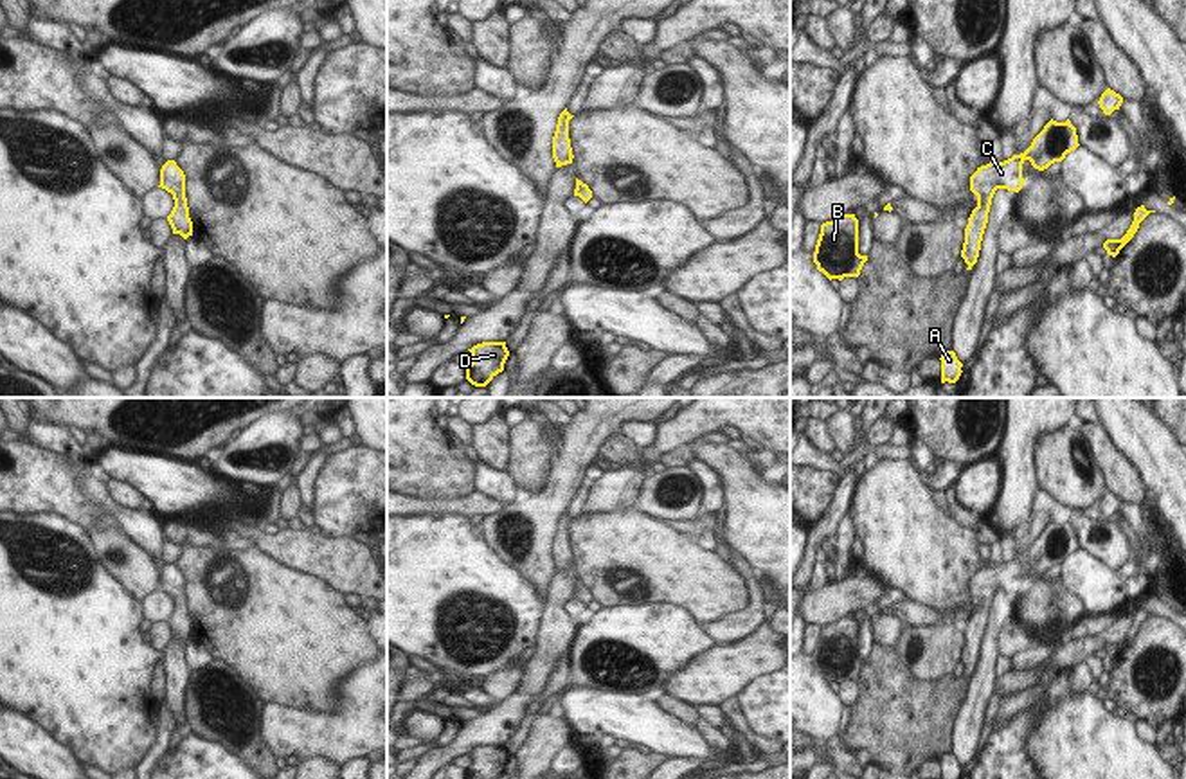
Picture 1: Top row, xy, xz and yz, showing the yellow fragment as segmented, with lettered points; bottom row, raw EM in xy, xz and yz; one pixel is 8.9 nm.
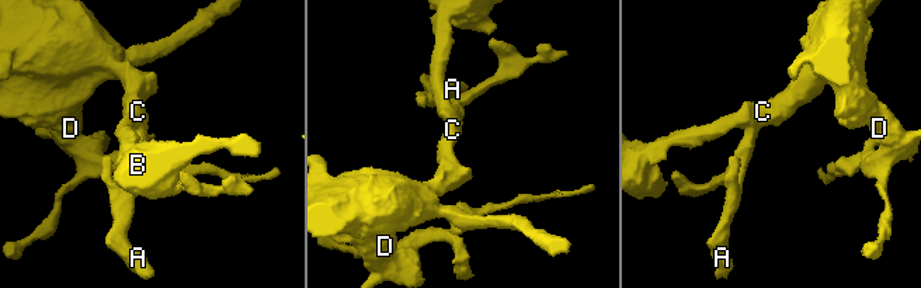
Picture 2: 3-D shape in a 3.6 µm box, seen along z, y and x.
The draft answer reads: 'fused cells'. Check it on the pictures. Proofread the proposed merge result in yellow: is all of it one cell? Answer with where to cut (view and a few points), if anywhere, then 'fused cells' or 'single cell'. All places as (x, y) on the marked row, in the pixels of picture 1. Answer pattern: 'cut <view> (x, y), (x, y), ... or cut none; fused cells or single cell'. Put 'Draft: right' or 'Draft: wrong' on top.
Draft: wrong
cut none; single cell

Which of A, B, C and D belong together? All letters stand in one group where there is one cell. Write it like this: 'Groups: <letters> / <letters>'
Groups: A B C D.

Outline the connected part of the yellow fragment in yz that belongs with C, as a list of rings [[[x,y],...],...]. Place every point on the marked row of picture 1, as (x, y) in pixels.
[[[1051,119],[1024,153],[1013,155],[1004,162],[990,162],[977,167],[970,176],[970,191],[977,196],[977,207],[968,218],[961,250],[961,257],[968,264],[966,270],[972,270],[977,263],[995,191],[1008,189],[1019,193],[1024,185],[1022,164],[1026,160],[1029,160],[1035,169],[1044,171],[1051,164],[1062,162],[1065,155],[1078,146],[1076,128],[1071,121],[1056,122]]]

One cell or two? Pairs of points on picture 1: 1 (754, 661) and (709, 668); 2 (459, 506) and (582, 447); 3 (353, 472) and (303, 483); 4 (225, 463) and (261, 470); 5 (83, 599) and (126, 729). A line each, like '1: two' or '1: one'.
1: one
2: two
3: two
4: one
5: one

